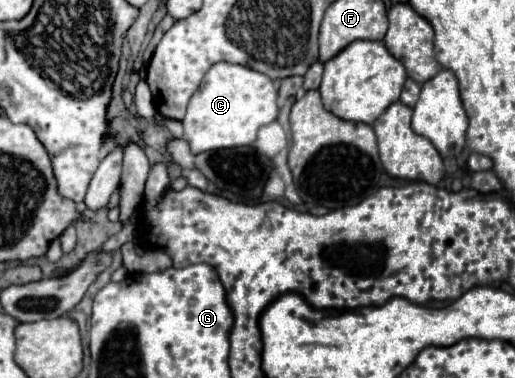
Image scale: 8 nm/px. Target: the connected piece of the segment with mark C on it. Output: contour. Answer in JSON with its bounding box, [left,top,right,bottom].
[184,62,278,154]

